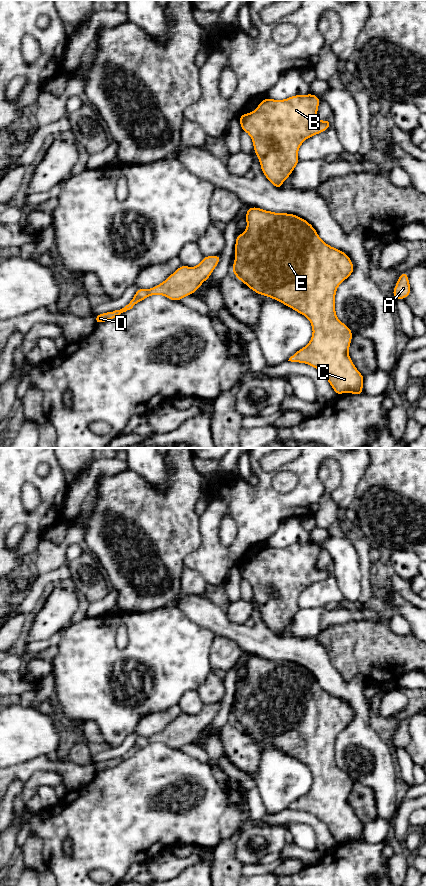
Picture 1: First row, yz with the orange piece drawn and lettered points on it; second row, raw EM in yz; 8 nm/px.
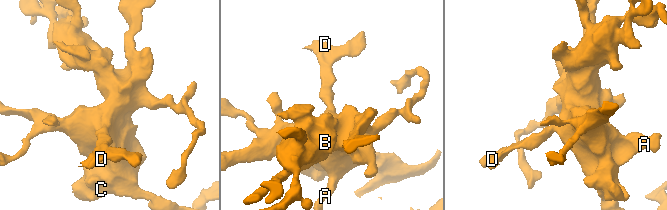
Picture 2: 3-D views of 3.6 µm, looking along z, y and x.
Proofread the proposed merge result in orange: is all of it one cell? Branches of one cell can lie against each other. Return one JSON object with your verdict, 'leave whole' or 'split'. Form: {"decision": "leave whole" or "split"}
{"decision": "leave whole"}

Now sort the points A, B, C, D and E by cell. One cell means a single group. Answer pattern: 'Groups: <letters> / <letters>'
Groups: A B C D E

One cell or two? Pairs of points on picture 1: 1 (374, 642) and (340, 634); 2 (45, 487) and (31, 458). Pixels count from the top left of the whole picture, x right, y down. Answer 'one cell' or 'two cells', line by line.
1: one cell
2: one cell

